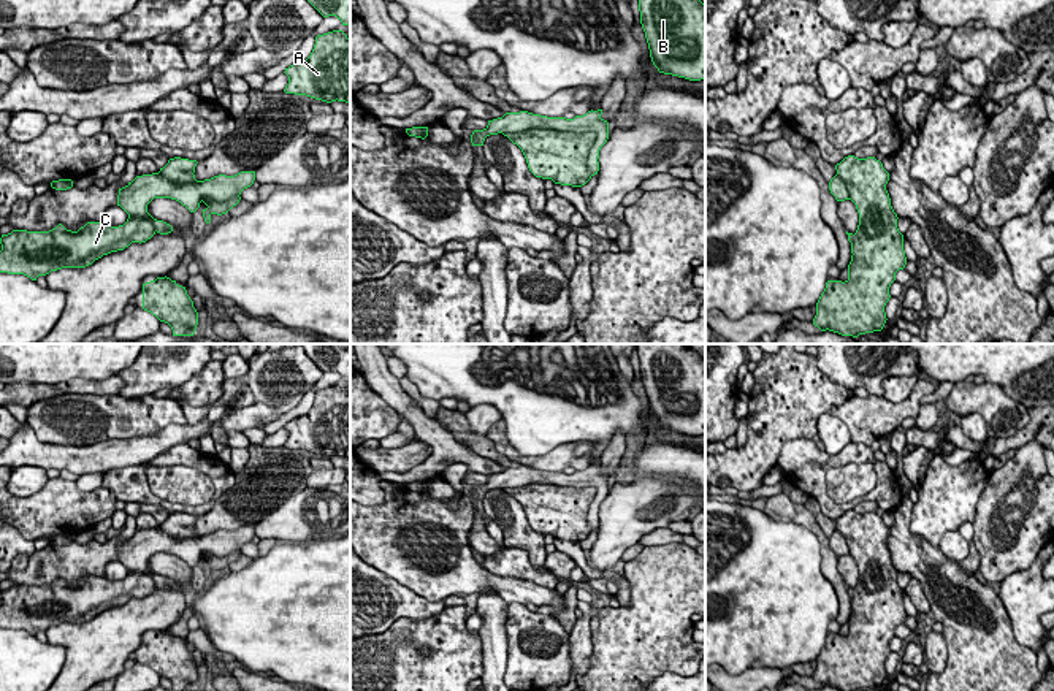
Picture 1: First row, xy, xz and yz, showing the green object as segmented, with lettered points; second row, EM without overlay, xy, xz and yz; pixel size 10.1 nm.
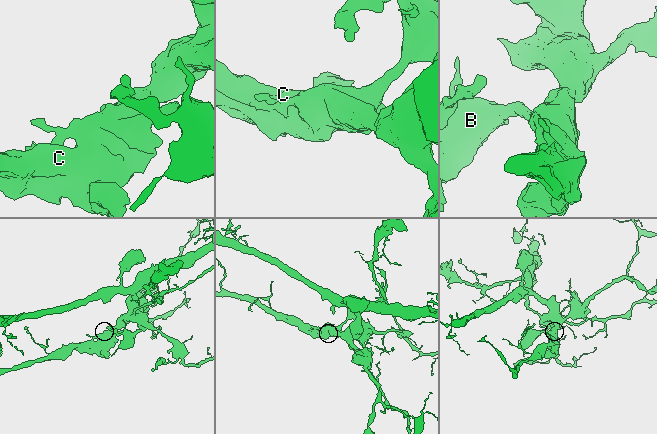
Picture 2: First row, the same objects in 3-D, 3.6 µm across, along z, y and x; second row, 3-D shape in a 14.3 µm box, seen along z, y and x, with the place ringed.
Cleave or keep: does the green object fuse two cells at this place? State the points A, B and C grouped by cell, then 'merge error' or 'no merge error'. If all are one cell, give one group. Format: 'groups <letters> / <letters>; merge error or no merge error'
groups A C / B; merge error

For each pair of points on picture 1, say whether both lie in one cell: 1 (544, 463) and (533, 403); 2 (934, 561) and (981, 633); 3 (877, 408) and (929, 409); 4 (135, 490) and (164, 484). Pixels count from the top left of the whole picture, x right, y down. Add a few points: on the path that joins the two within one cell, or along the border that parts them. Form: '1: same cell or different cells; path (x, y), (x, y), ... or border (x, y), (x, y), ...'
1: different cells; border (507, 439), (522, 455), (574, 444), (579, 457)
2: same cell; path (942, 579), (969, 615)
3: different cells; border (923, 404), (915, 417)
4: different cells; border (149, 465), (148, 487), (160, 498), (183, 504)

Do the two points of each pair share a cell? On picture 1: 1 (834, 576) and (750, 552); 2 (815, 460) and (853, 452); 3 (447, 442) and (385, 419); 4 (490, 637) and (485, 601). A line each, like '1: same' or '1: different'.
1: different
2: same
3: different
4: same

